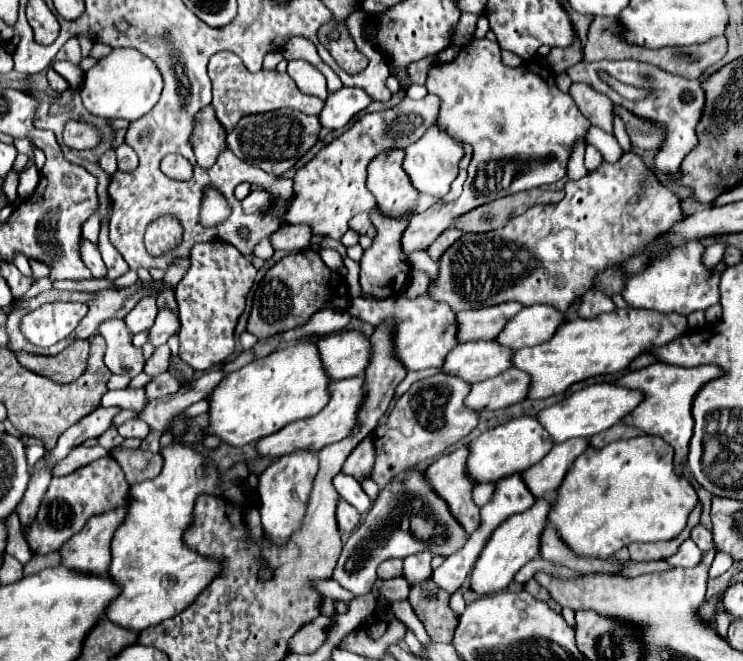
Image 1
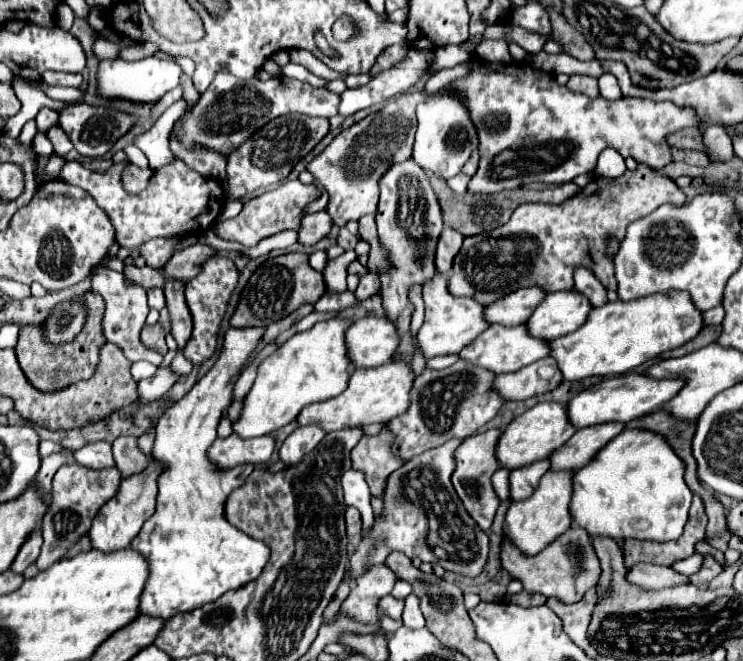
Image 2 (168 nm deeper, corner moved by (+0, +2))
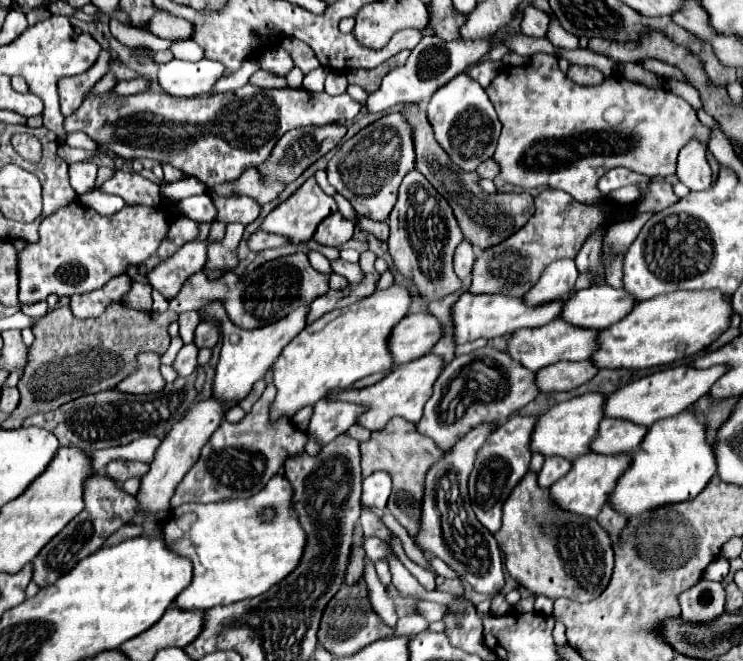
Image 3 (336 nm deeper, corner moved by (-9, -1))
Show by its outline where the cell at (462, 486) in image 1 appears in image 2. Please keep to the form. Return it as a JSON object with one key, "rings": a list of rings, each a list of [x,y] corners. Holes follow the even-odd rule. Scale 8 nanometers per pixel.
{"rings":[[[488,429],[486,433],[478,433],[478,435],[464,439],[460,449],[456,451],[458,467],[456,467],[456,473],[452,475],[452,483],[460,495],[466,511],[484,531],[490,529],[490,525],[494,521],[494,513],[500,505],[500,499],[492,487],[492,475],[500,469],[500,463],[496,459],[496,445],[498,445],[500,435],[502,435],[502,429]]]}

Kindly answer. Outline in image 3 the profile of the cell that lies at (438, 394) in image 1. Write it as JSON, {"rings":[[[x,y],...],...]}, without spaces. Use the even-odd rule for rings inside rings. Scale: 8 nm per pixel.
{"rings":[[[491,346],[453,358],[453,362],[449,362],[435,380],[433,394],[425,404],[417,430],[425,436],[435,436],[435,444],[441,450],[451,450],[451,446],[477,424],[501,424],[531,402],[539,394],[533,378],[535,372],[525,370],[505,352],[493,350]]]}

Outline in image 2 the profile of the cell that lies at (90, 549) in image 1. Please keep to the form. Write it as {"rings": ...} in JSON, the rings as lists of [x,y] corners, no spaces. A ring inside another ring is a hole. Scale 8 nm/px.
{"rings":[[[150,459],[150,465],[144,471],[122,479],[120,493],[116,495],[116,497],[120,497],[120,501],[116,497],[112,497],[112,501],[108,501],[108,505],[104,505],[92,521],[92,529],[88,531],[88,535],[92,539],[92,547],[96,547],[100,551],[128,547],[128,543],[142,529],[144,521],[154,513],[156,495],[158,495],[158,477],[162,471],[164,471],[164,465],[160,465],[160,461],[156,461],[156,459]]]}

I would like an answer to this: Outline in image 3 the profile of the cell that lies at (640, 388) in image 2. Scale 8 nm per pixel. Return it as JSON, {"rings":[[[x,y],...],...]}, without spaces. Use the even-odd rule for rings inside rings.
{"rings":[[[687,364],[671,366],[671,368],[659,370],[659,372],[647,374],[635,382],[621,386],[613,394],[609,394],[605,400],[605,406],[603,406],[603,414],[605,414],[605,418],[629,420],[633,424],[641,424],[641,426],[649,428],[653,422],[657,422],[661,418],[677,416],[683,410],[687,410],[693,402],[697,402],[701,396],[705,396],[709,392],[713,382],[721,374],[725,374],[723,366],[711,366],[707,370],[695,370],[695,368],[689,368]]]}

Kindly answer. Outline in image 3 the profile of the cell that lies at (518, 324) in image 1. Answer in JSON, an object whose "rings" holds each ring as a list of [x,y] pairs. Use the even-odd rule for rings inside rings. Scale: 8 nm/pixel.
{"rings":[[[591,286],[575,292],[563,302],[561,320],[577,328],[609,328],[635,306],[633,298],[625,290],[611,286]]]}

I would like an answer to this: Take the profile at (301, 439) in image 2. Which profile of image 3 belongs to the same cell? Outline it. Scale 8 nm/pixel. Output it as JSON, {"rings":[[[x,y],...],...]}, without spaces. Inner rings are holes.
{"rings":[[[319,400],[319,404],[315,404],[313,408],[313,418],[309,422],[307,434],[315,438],[319,446],[325,446],[339,434],[347,432],[347,428],[357,422],[357,416],[361,412],[361,406],[355,404]]]}

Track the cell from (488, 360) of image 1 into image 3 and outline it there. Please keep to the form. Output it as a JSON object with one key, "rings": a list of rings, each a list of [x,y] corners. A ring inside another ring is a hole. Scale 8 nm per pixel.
{"rings":[[[553,320],[541,328],[519,328],[511,334],[507,340],[507,354],[513,356],[523,368],[529,368],[531,372],[537,372],[549,364],[561,362],[561,360],[587,360],[595,350],[595,338],[599,330],[585,330],[575,328],[563,320]]]}

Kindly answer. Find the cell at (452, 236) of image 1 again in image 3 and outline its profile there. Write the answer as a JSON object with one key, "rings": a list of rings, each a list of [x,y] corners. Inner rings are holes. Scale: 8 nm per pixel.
{"rings":[[[463,240],[455,252],[455,274],[459,276],[459,280],[467,280],[471,276],[473,262],[475,262],[475,250],[467,240]]]}

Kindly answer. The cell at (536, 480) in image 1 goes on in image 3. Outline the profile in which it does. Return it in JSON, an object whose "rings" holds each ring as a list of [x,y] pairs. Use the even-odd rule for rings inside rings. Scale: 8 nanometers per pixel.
{"rings":[[[603,418],[599,424],[597,436],[591,440],[589,450],[595,454],[629,454],[635,452],[639,442],[643,440],[647,428],[627,422]]]}

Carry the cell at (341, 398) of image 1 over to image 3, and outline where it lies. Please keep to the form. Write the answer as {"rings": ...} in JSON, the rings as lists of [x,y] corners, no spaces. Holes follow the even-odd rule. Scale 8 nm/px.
{"rings":[[[425,354],[413,362],[397,366],[393,372],[389,372],[381,382],[377,382],[373,386],[365,386],[365,388],[357,388],[357,390],[345,390],[341,394],[329,394],[327,400],[345,400],[345,402],[365,406],[367,410],[357,418],[357,424],[367,428],[367,430],[385,428],[387,422],[395,416],[401,416],[409,422],[417,422],[423,416],[423,404],[429,400],[433,382],[437,380],[441,368],[443,368],[441,358],[437,358],[433,354]]]}

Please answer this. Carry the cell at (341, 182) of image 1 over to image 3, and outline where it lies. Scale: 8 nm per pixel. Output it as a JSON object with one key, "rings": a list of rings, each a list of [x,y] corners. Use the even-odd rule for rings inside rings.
{"rings":[[[401,112],[383,116],[379,120],[375,120],[373,124],[365,126],[361,132],[357,132],[351,140],[347,140],[337,152],[335,156],[329,160],[327,164],[327,178],[329,184],[341,194],[345,196],[351,206],[365,218],[371,220],[379,220],[385,222],[389,212],[393,210],[393,204],[397,200],[397,188],[403,180],[403,176],[415,168],[415,148],[413,148],[413,126],[403,118]]]}

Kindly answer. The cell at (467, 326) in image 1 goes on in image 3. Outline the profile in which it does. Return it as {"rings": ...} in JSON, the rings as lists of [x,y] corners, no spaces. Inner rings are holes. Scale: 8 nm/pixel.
{"rings":[[[557,260],[549,264],[549,268],[545,268],[545,274],[529,290],[529,294],[523,296],[523,300],[529,306],[541,306],[551,304],[553,300],[561,300],[573,288],[577,276],[579,272],[573,260]]]}

